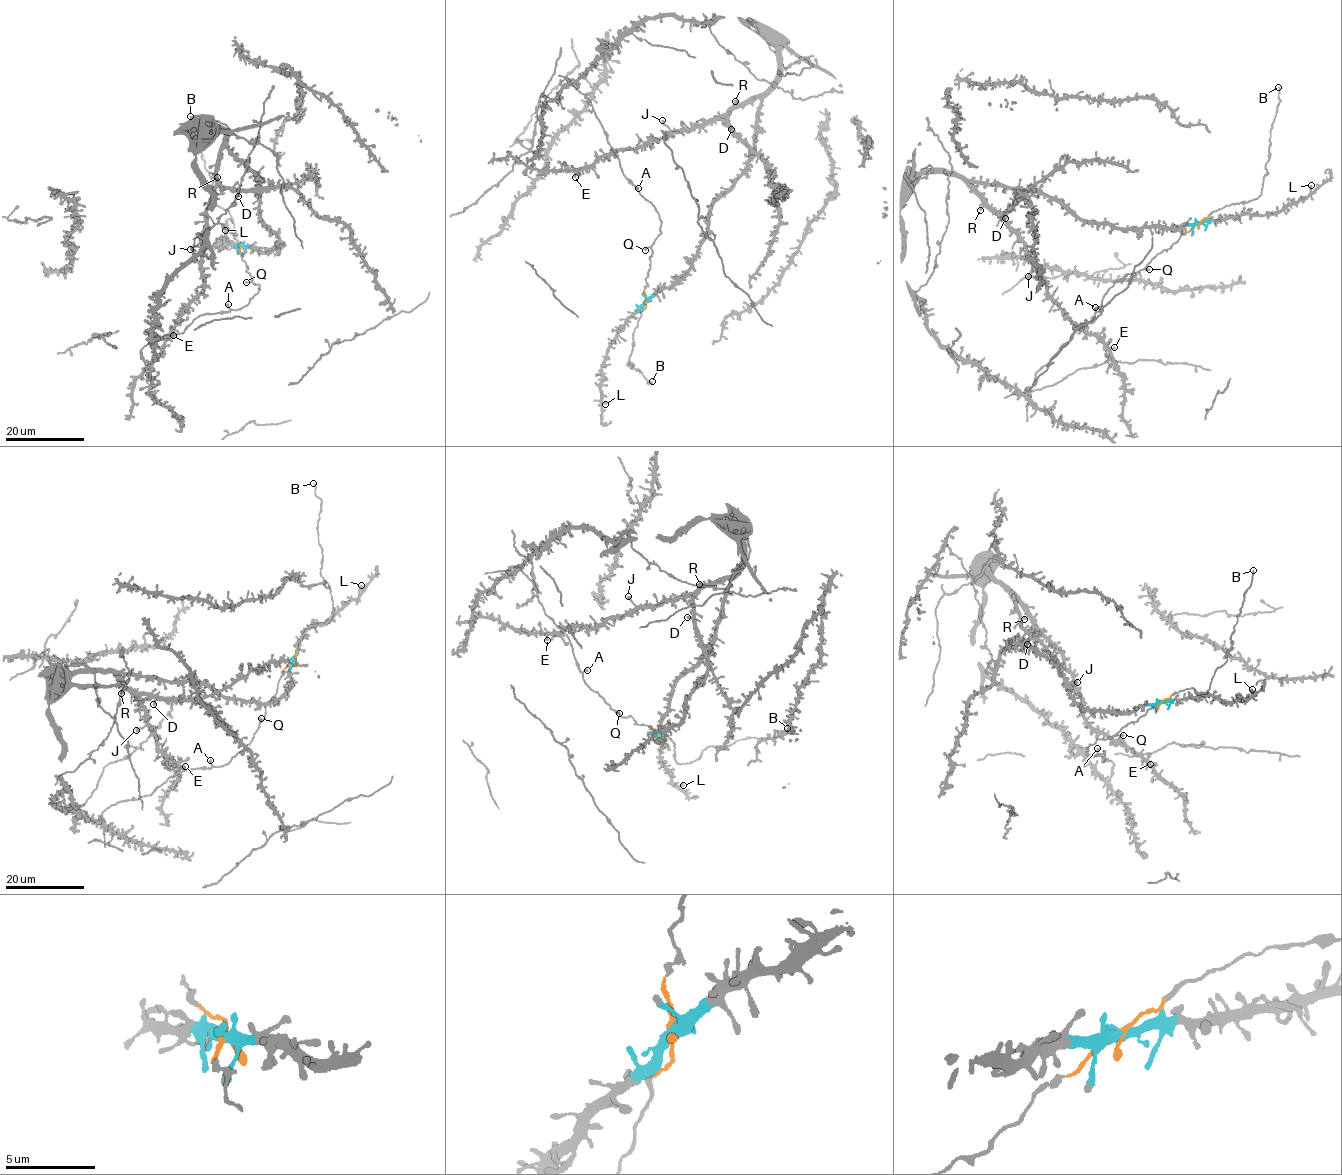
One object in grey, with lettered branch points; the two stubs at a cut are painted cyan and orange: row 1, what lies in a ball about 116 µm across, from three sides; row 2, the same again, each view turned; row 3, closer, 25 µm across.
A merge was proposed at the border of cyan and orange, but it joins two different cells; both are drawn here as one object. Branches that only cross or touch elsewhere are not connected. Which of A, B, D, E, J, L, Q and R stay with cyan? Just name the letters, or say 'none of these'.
D, E, J, L, R

